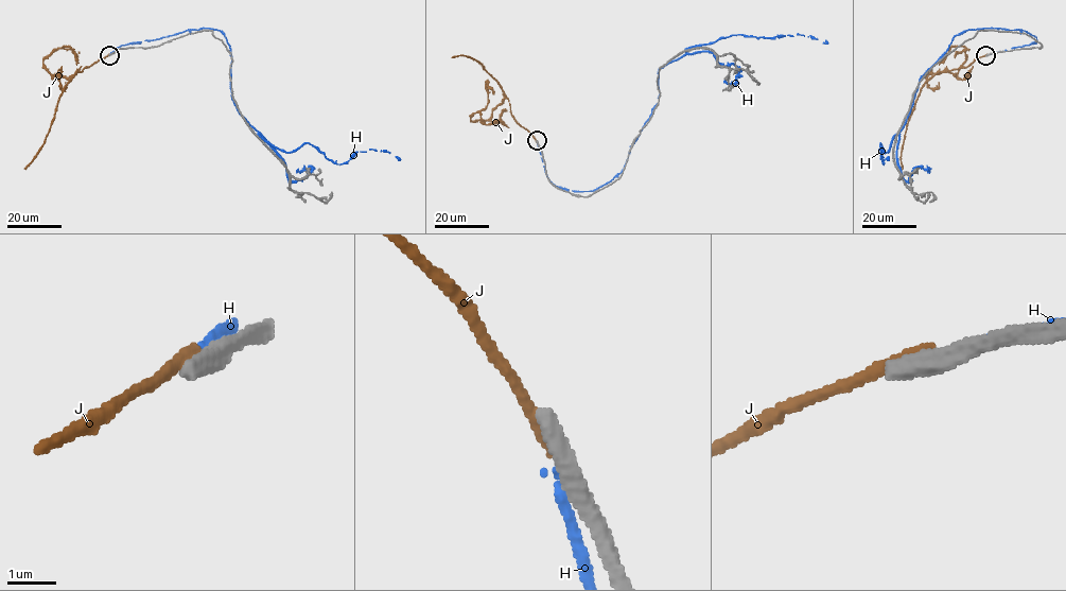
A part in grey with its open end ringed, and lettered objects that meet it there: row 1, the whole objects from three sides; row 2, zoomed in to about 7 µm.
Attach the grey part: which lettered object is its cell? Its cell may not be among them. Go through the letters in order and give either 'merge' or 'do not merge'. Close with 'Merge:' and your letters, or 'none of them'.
H: do not merge
J: do not merge
Merge: none of them

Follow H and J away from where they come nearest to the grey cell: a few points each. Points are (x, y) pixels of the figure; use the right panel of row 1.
H: (991, 53), (1036, 37), (991, 29), (956, 35), (921, 79), (887, 152), (880, 143), (886, 159)
J: (988, 54), (940, 71), (951, 47), (964, 48), (966, 59), (955, 76), (928, 75), (930, 88), (938, 82)

